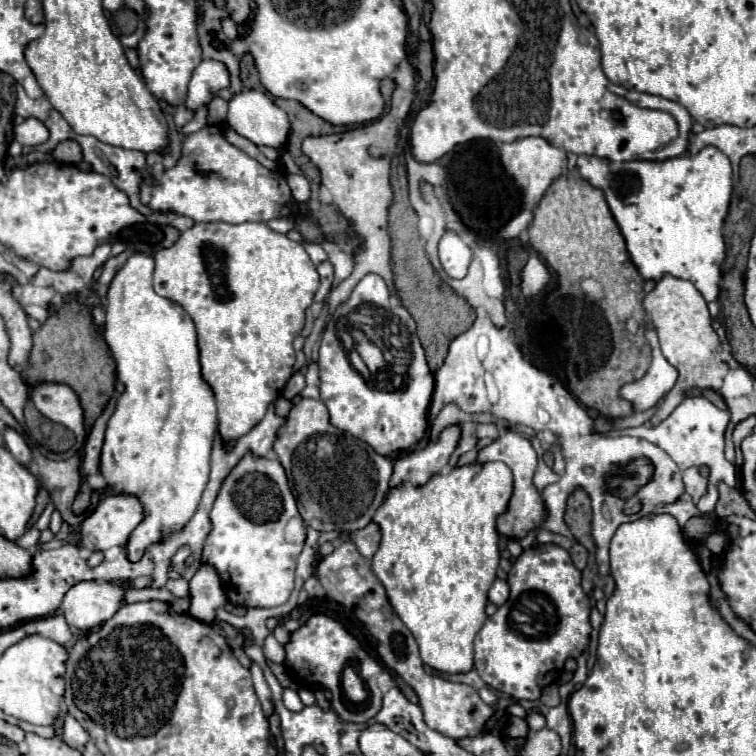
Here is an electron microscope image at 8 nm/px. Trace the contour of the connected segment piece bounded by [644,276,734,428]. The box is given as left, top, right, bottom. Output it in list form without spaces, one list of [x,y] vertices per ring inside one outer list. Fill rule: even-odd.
[[[664,276],[660,282],[656,282],[656,288],[650,294],[646,294],[644,310],[654,322],[666,360],[674,364],[680,372],[676,386],[666,394],[660,408],[646,422],[646,426],[652,428],[660,424],[680,404],[680,398],[686,394],[688,388],[712,388],[720,392],[726,372],[734,368],[734,358],[730,352],[722,350],[718,342],[718,334],[712,328],[712,318],[710,318],[706,300],[694,288],[692,282],[680,280],[676,276]]]

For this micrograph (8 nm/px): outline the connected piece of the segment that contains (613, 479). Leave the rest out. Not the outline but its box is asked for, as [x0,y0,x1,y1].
[604,458,652,498]

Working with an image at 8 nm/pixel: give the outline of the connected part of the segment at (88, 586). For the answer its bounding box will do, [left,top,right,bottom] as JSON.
[62,582,124,630]

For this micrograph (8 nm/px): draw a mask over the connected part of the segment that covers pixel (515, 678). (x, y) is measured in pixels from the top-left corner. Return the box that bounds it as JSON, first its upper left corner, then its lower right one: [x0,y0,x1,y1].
[474,544,592,702]

